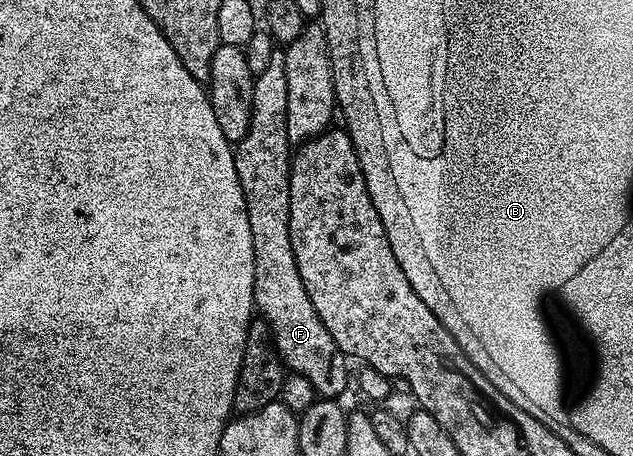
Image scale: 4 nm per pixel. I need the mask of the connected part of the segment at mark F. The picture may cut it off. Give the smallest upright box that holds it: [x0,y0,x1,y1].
[234,48,347,399]

